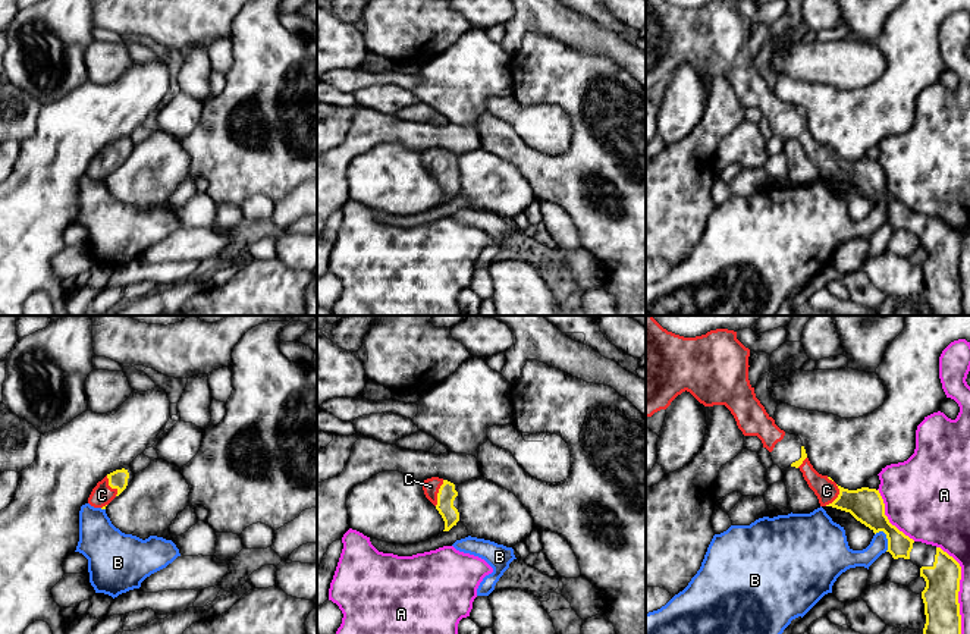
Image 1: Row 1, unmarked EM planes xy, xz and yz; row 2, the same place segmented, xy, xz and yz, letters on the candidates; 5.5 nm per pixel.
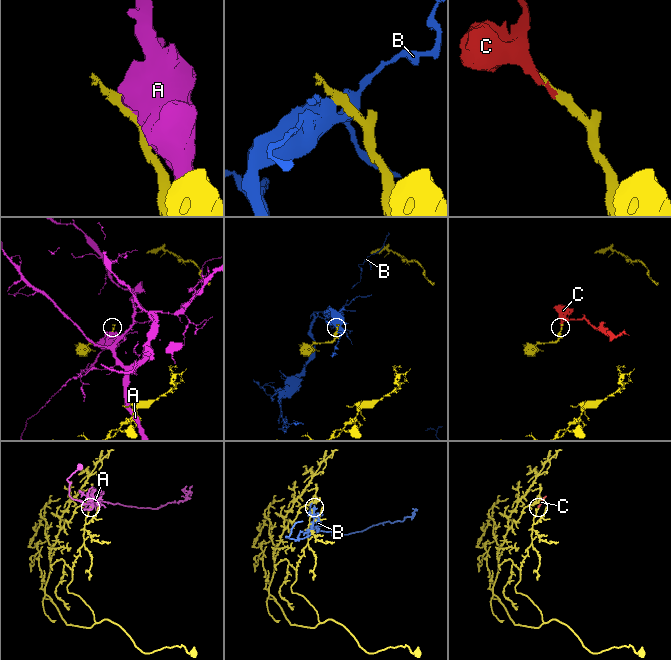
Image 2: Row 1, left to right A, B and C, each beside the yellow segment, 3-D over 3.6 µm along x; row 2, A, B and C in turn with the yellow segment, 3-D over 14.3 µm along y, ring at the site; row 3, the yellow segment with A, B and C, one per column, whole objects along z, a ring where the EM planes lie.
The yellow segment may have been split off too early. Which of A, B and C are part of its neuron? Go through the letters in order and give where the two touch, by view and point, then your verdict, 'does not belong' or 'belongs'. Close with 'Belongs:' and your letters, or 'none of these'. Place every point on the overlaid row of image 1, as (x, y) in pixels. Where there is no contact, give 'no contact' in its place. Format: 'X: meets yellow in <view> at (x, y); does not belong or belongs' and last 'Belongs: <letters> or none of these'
A: meets yellow in yz at (887, 518); does not belong
B: meets yellow in yz at (888, 540); does not belong
C: meets yellow in xz at (438, 493); belongs
Belongs: C

